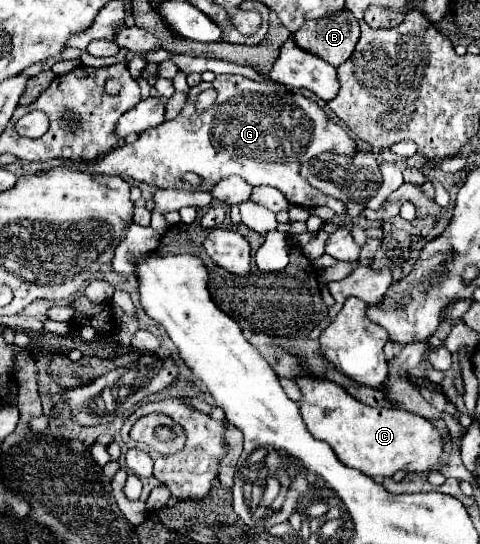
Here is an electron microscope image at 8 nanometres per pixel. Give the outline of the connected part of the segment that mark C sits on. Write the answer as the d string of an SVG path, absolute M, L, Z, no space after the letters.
M297 374L295 384L303 394L297 404L305 426L317 440L327 442L345 466L357 468L373 478L393 476L399 470L411 474L437 468L441 458L441 434L423 416L399 408L365 406L339 384L307 374Z

